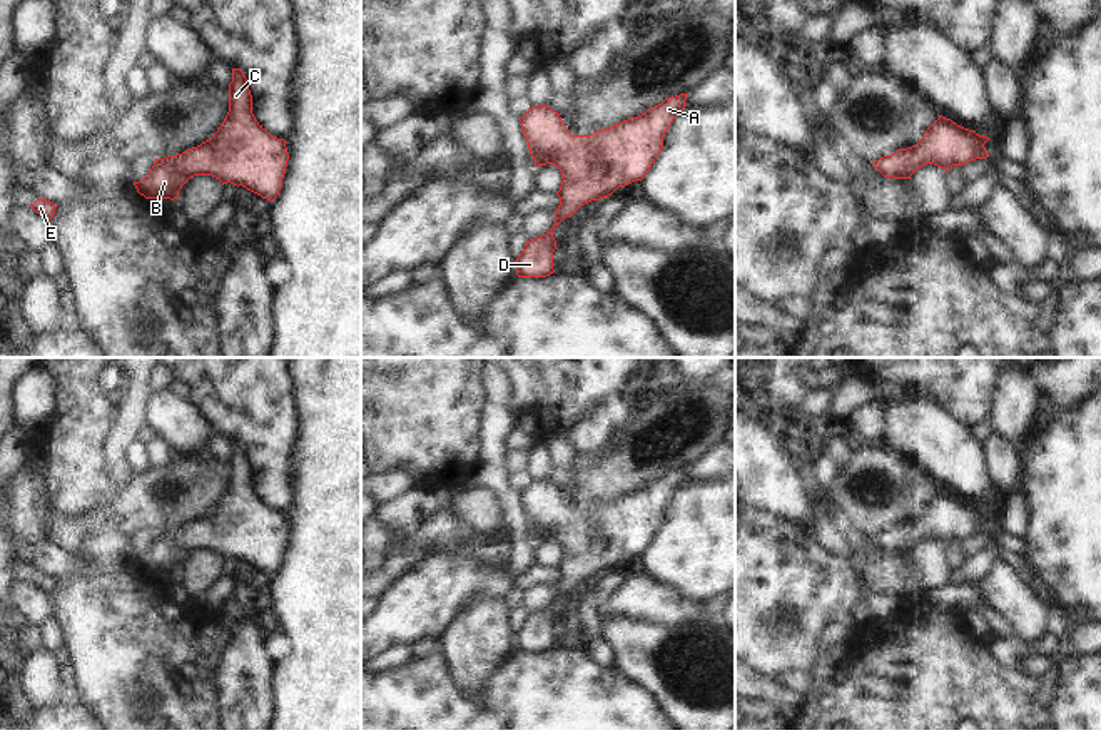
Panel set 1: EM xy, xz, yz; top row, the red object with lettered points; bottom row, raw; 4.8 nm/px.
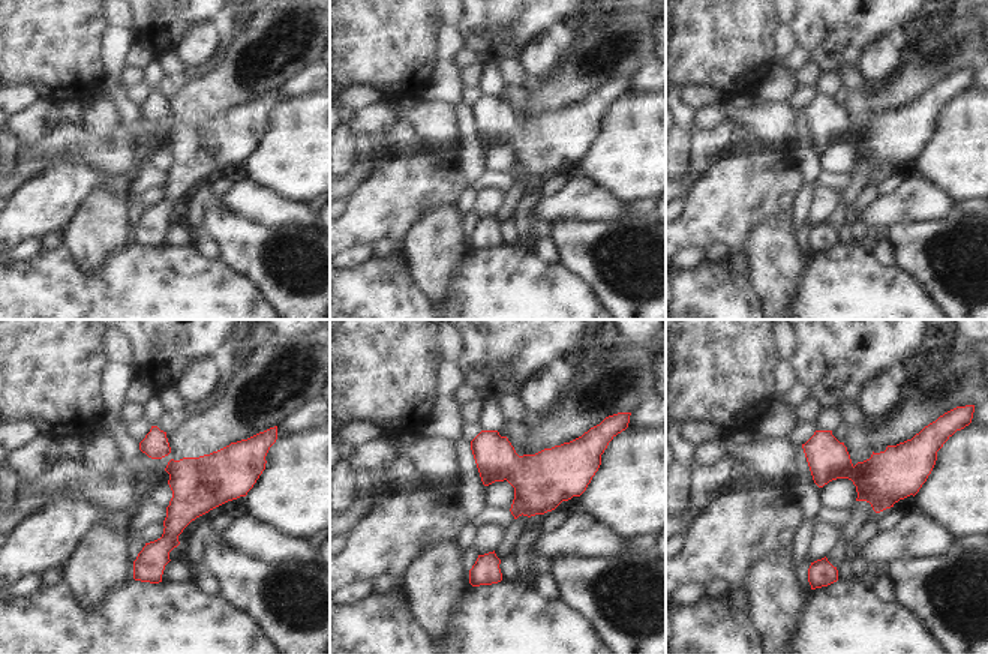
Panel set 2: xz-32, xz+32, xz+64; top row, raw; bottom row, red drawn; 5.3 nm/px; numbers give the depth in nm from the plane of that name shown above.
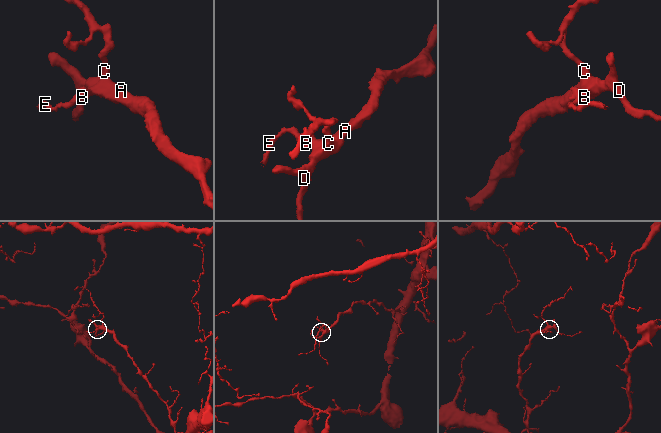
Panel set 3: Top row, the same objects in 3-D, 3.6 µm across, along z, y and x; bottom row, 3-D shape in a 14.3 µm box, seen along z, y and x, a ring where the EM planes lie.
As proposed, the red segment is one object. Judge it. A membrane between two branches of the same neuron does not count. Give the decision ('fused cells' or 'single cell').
single cell

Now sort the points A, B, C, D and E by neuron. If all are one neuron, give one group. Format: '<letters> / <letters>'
A B C D E

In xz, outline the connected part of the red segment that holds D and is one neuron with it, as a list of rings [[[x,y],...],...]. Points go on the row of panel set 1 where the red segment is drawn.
[[[687,95],[668,97],[638,117],[590,135],[571,135],[560,114],[548,105],[535,105],[520,119],[535,165],[556,165],[563,182],[556,192],[555,224],[546,234],[526,241],[516,257],[518,277],[553,274],[553,231],[558,224],[581,205],[647,175],[663,149],[665,132],[685,109]]]

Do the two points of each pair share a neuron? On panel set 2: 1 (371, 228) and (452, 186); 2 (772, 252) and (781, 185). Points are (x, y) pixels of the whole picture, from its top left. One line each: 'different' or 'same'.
1: same
2: different

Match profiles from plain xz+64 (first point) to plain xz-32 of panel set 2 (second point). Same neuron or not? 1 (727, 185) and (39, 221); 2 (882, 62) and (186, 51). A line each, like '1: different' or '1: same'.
1: same
2: same

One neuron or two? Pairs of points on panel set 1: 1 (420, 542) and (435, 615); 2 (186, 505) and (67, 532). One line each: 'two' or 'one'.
1: two
2: one

